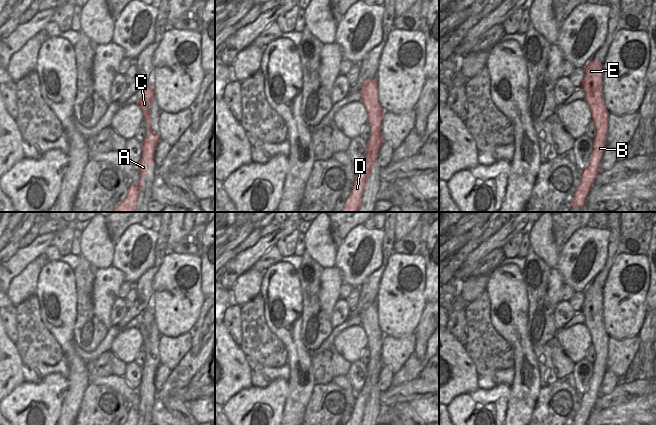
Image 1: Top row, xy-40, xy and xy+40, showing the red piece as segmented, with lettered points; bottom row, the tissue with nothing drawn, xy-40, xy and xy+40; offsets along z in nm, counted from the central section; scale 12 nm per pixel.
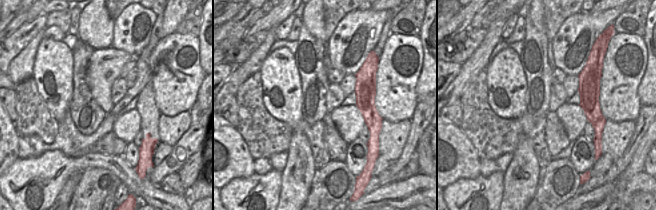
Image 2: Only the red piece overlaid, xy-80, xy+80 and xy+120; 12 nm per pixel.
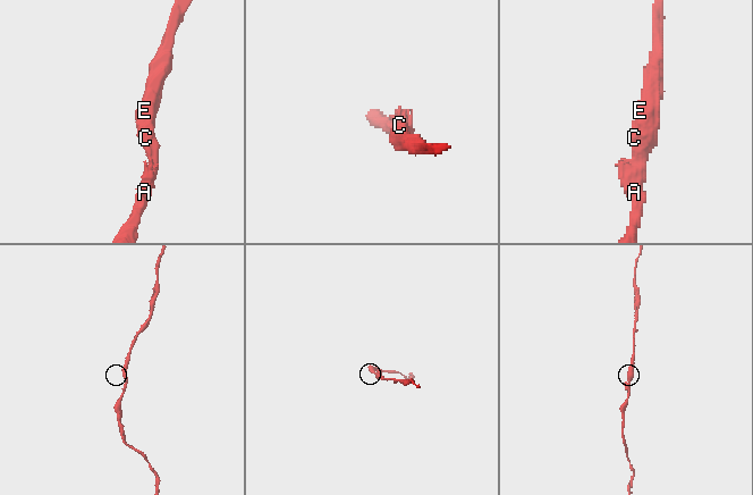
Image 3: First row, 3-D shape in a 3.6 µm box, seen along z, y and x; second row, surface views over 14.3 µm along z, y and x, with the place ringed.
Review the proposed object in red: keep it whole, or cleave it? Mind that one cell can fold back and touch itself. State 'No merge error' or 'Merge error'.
No merge error.

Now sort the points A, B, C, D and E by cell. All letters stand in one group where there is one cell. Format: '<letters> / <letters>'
A B C D E

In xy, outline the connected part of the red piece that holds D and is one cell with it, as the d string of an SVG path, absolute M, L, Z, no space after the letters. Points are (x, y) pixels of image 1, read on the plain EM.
M366 303L359 316L361 318L361 326L365 330L365 334L368 338L368 349L372 357L366 366L368 377L365 380L363 388L356 393L356 404L351 414L351 418L346 425L361 425L364 412L368 408L368 402L372 396L372 390L378 387L378 376L383 367L382 343L384 341L384 334L378 324L376 303Z

